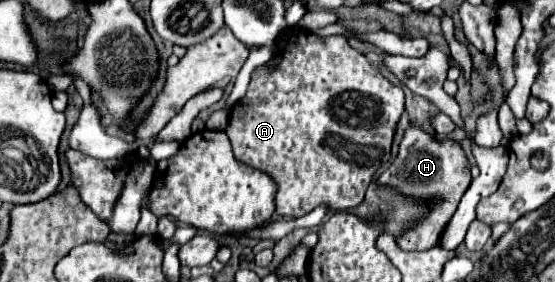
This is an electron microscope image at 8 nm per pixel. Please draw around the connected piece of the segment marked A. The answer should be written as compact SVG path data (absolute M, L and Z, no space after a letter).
M292 29L288 31L282 41L278 43L278 49L282 53L282 61L280 65L274 69L274 73L266 73L262 67L258 67L252 73L252 81L248 87L248 93L244 95L244 99L240 103L236 103L236 107L232 109L230 115L230 123L226 129L228 139L232 141L232 149L238 161L250 165L250 167L260 167L260 171L264 171L266 175L270 175L278 187L276 191L276 213L282 217L302 217L306 213L310 213L312 209L326 205L328 211L342 211L342 209L352 209L356 207L362 199L364 193L372 181L372 175L376 173L376 169L380 165L384 165L390 159L390 145L392 145L392 137L394 137L394 129L396 123L404 111L404 93L400 87L396 87L394 83L390 83L378 67L374 67L360 51L356 51L354 47L350 47L350 43L344 37L328 37L328 41L320 41L316 35L306 33L306 31L298 31Z

